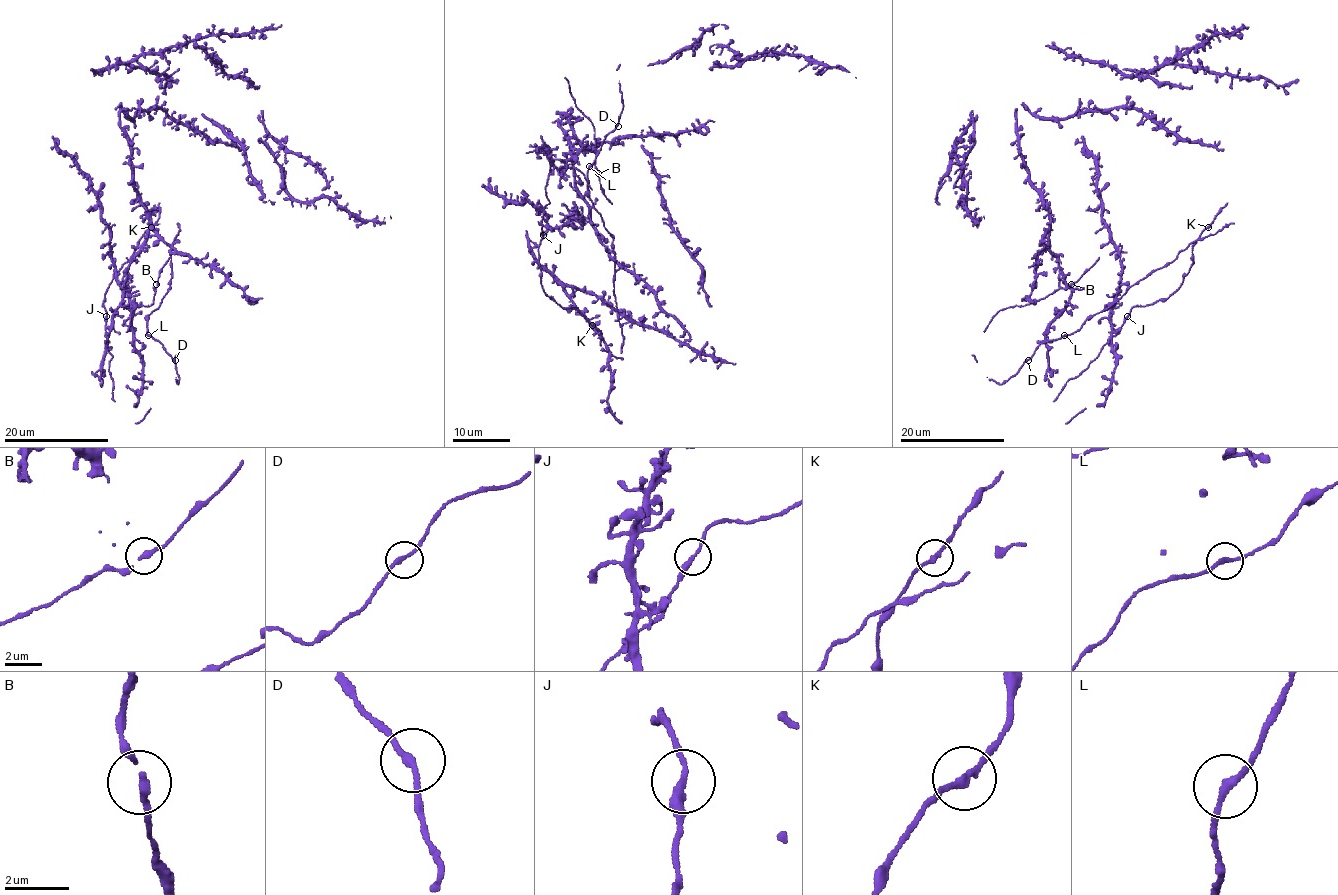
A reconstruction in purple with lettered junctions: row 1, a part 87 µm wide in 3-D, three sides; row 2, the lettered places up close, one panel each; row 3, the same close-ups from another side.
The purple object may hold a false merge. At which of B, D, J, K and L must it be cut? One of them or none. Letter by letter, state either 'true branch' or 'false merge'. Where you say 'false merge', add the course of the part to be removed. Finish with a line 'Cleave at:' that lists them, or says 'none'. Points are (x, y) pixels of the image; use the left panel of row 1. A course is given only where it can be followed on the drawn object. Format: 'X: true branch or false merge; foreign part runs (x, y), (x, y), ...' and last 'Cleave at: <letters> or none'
B: true branch
D: true branch
J: true branch
K: true branch
L: true branch
Cleave at: none

